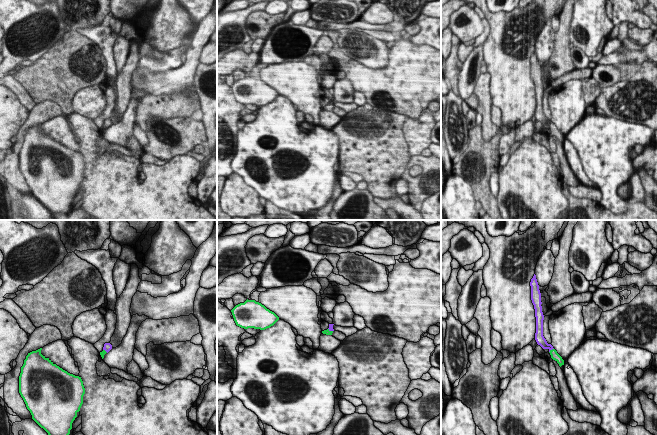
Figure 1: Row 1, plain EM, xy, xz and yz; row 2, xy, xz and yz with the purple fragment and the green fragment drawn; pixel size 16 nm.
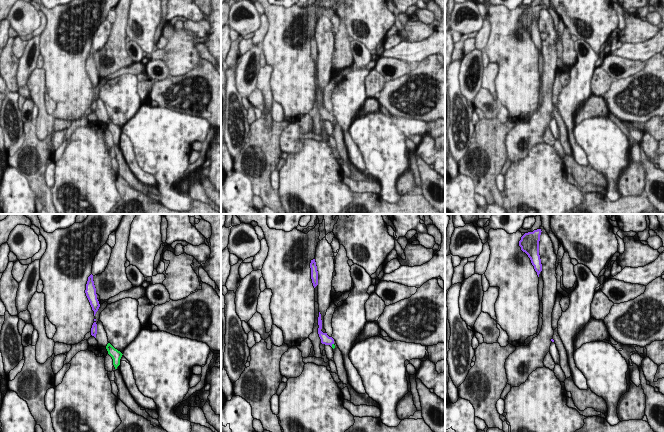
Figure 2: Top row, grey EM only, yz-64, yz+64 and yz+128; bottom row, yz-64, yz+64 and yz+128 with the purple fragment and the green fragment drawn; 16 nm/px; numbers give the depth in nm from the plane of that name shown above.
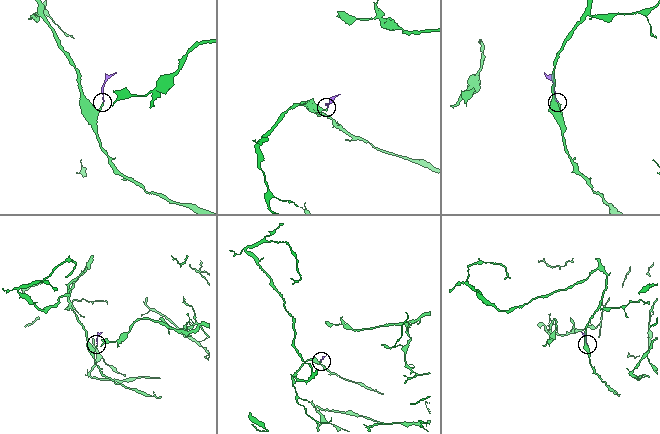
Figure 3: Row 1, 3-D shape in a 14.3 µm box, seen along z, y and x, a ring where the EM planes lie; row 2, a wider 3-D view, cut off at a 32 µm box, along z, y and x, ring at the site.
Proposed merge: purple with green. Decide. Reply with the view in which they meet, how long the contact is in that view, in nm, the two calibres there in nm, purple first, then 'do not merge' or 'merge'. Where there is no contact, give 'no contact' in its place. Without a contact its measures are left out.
yz | 110 nm | 140/130 nm | merge

